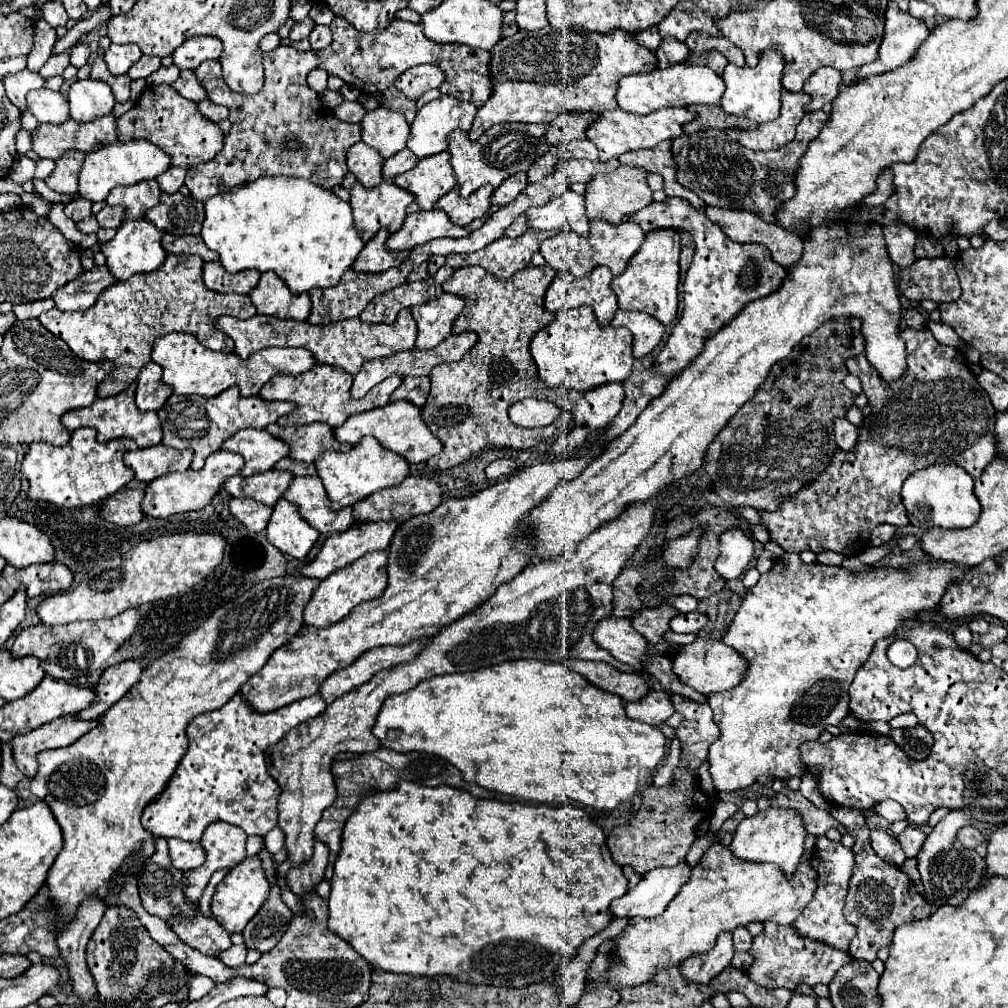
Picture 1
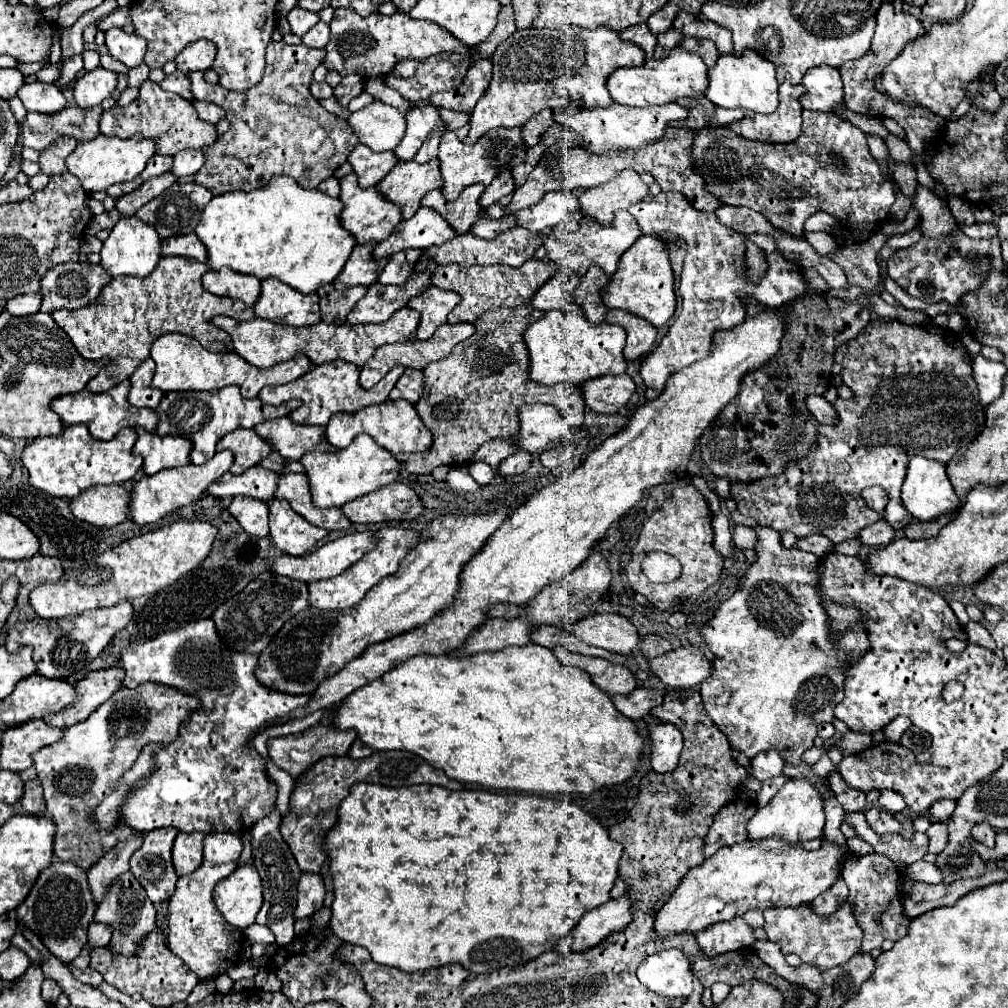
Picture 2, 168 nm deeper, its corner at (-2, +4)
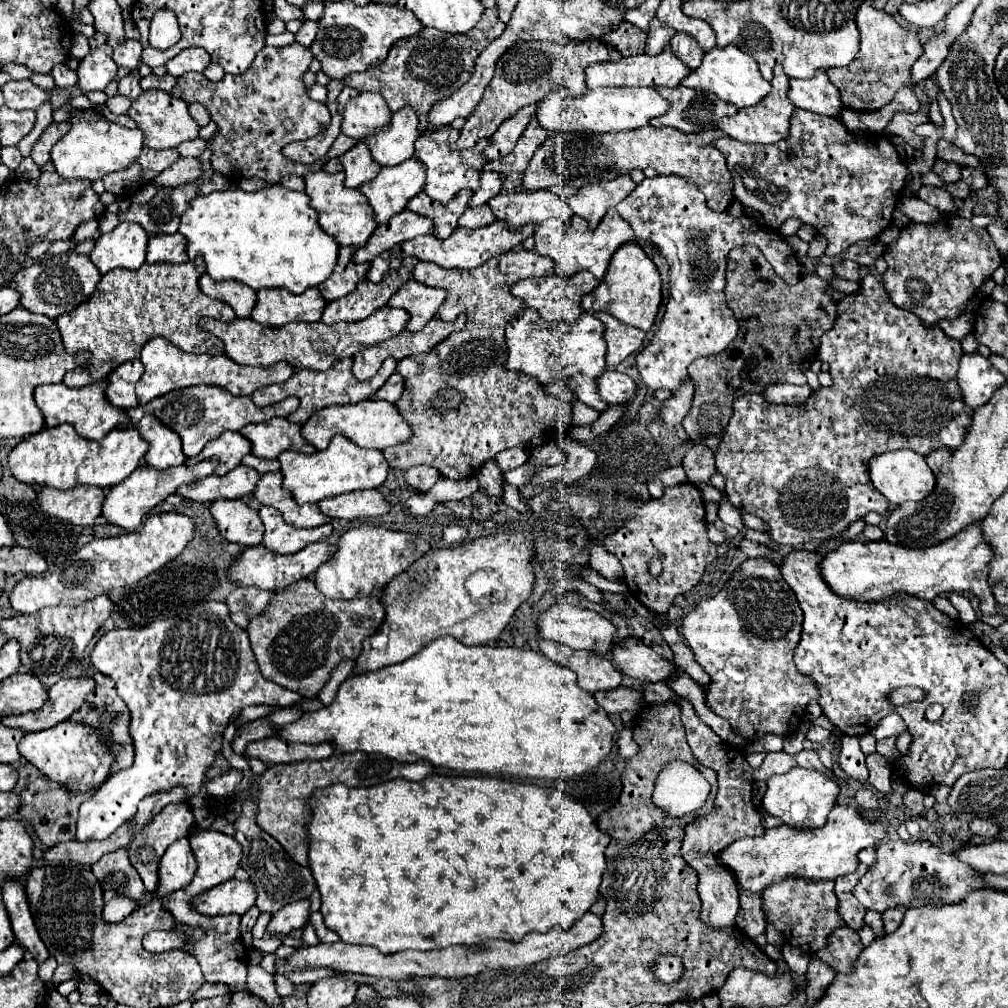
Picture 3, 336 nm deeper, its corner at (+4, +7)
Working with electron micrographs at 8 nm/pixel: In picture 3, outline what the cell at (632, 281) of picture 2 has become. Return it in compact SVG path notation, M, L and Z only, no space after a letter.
M628 242L628 244L620 246L620 250L616 250L604 280L592 294L582 298L580 306L584 312L608 312L614 318L618 318L620 322L648 332L654 324L658 306L662 302L660 288L662 288L662 280L660 280L660 274L656 270L654 262L644 254L644 250L638 244Z

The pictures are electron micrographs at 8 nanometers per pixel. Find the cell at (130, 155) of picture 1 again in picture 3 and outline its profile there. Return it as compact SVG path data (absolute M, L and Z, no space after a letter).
M76 110L70 118L72 126L64 138L60 138L52 150L50 160L56 166L56 172L64 178L84 178L84 180L100 180L110 172L126 168L132 164L142 150L142 134L140 130L128 130L118 126L116 122L106 120L104 116L88 110Z

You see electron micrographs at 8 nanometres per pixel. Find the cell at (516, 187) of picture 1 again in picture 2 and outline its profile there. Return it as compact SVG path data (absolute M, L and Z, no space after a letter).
M506 169L506 171L498 173L498 177L486 187L486 191L484 191L482 197L480 197L480 205L486 209L488 205L498 203L498 201L502 201L504 197L512 195L514 189L516 189L516 185L514 185L514 177L512 177L512 173Z

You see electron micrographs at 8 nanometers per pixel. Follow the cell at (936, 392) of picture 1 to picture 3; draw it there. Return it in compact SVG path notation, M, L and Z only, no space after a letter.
M874 274L864 276L860 280L860 288L856 294L846 294L840 300L836 300L836 322L828 330L828 334L824 334L824 338L820 338L818 358L828 362L832 386L828 386L828 388L820 386L818 390L814 390L808 396L808 400L802 406L768 404L768 402L764 402L764 398L760 398L760 394L746 394L734 402L734 414L732 414L732 418L726 426L726 432L724 432L724 436L716 448L716 454L714 454L716 468L726 478L726 494L728 494L730 502L736 504L738 510L744 510L744 512L750 512L750 514L756 514L758 518L762 518L768 524L768 534L770 534L772 542L788 544L792 548L800 548L804 542L810 542L816 538L822 538L822 540L834 538L838 534L846 532L854 520L864 518L868 512L878 512L884 516L888 512L888 500L872 486L872 482L868 482L868 472L866 472L868 458L882 454L882 452L888 452L888 450L900 450L900 448L908 448L908 450L914 450L914 452L926 456L940 446L948 446L948 448L960 446L968 434L968 426L972 422L972 412L962 406L960 386L956 382L958 362L960 362L962 354L964 352L962 352L962 346L958 340L948 338L940 326L928 328L920 322L920 318L916 318L916 314L892 306L882 282Z

